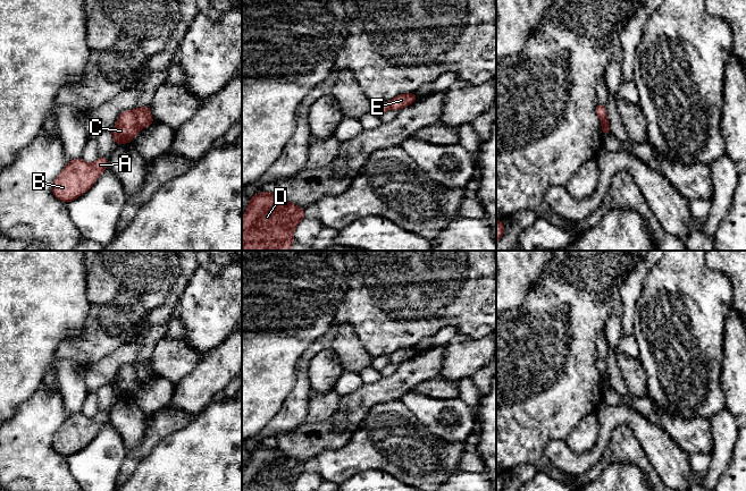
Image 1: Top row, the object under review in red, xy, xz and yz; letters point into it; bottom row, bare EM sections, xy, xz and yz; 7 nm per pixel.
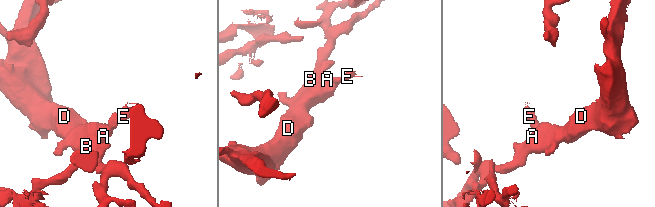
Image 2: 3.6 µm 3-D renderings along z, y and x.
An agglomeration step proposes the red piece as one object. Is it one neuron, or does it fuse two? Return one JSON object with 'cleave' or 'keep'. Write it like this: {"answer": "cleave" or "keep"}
{"answer": "cleave"}

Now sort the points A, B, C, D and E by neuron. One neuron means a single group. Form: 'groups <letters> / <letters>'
groups A B C D / E

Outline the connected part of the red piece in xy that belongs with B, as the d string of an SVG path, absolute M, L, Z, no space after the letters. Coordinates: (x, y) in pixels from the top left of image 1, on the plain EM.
M99 410L93 417L86 417L82 412L68 415L53 437L53 450L69 457L86 447L107 422L107 414Z

